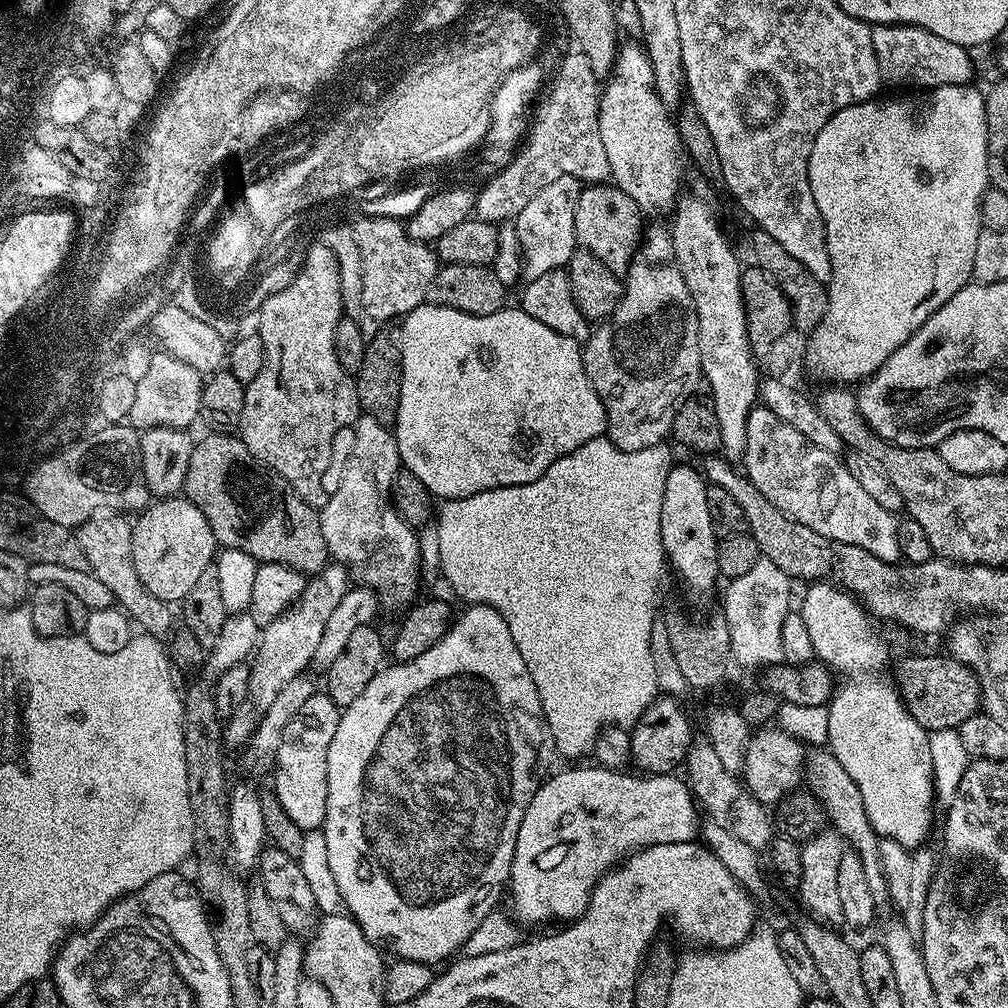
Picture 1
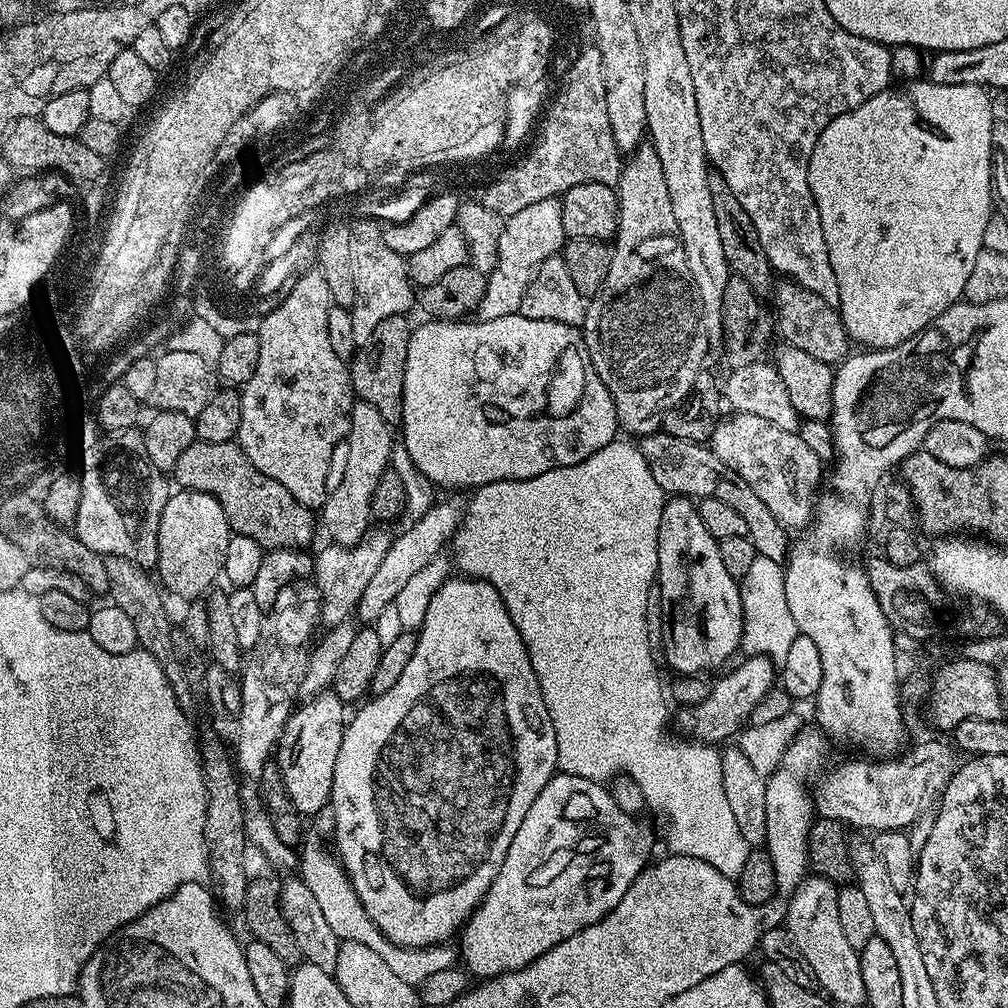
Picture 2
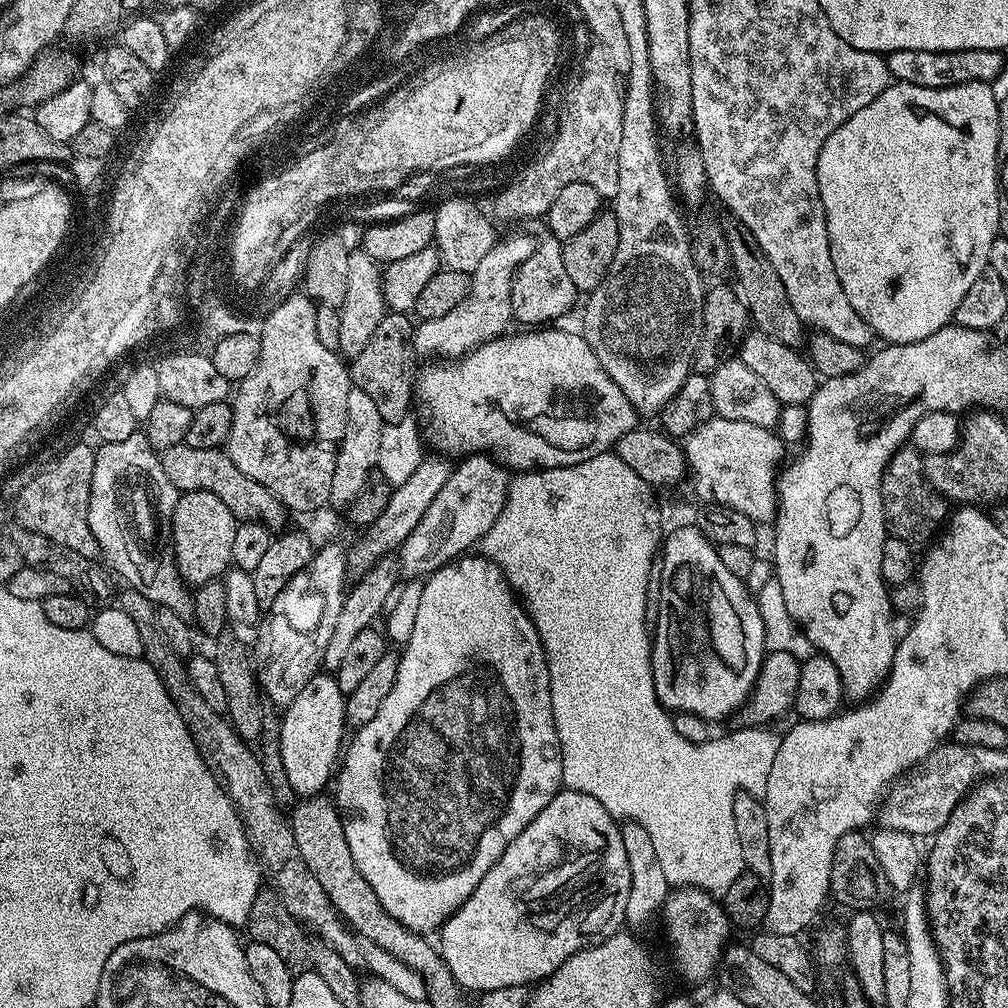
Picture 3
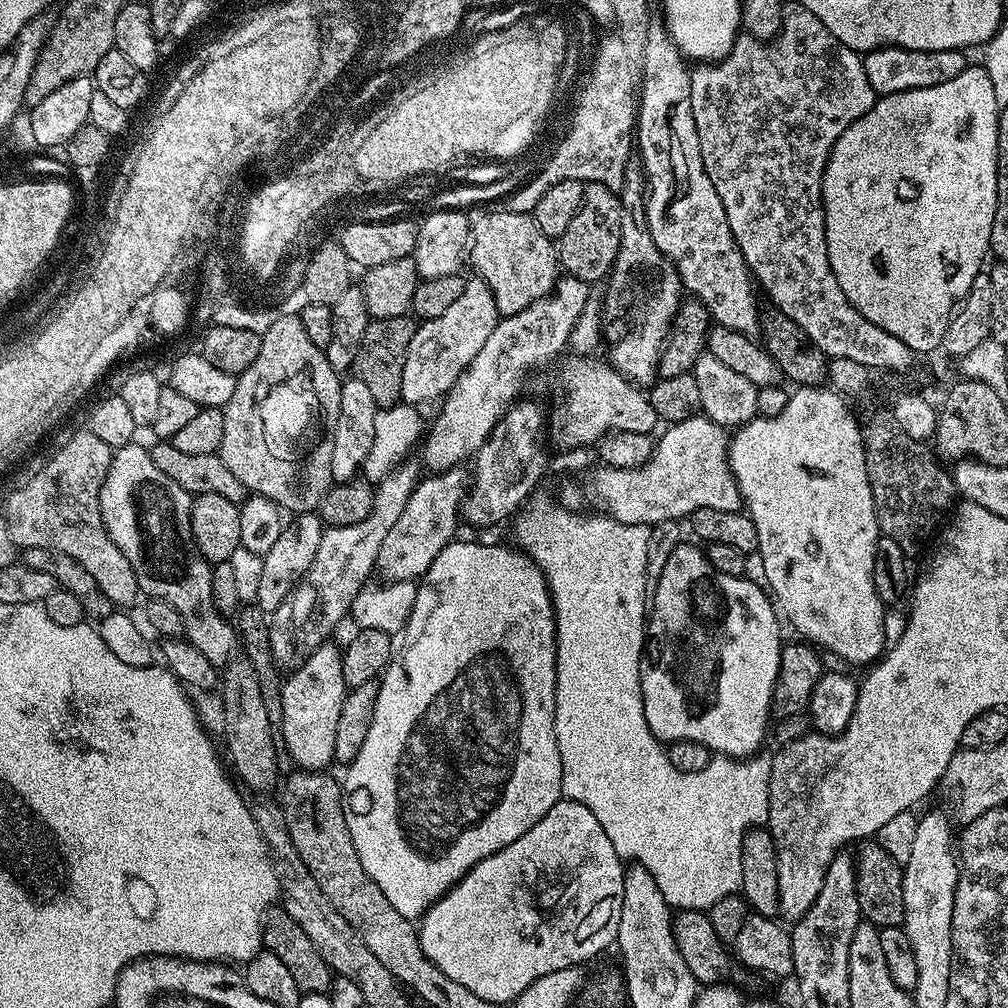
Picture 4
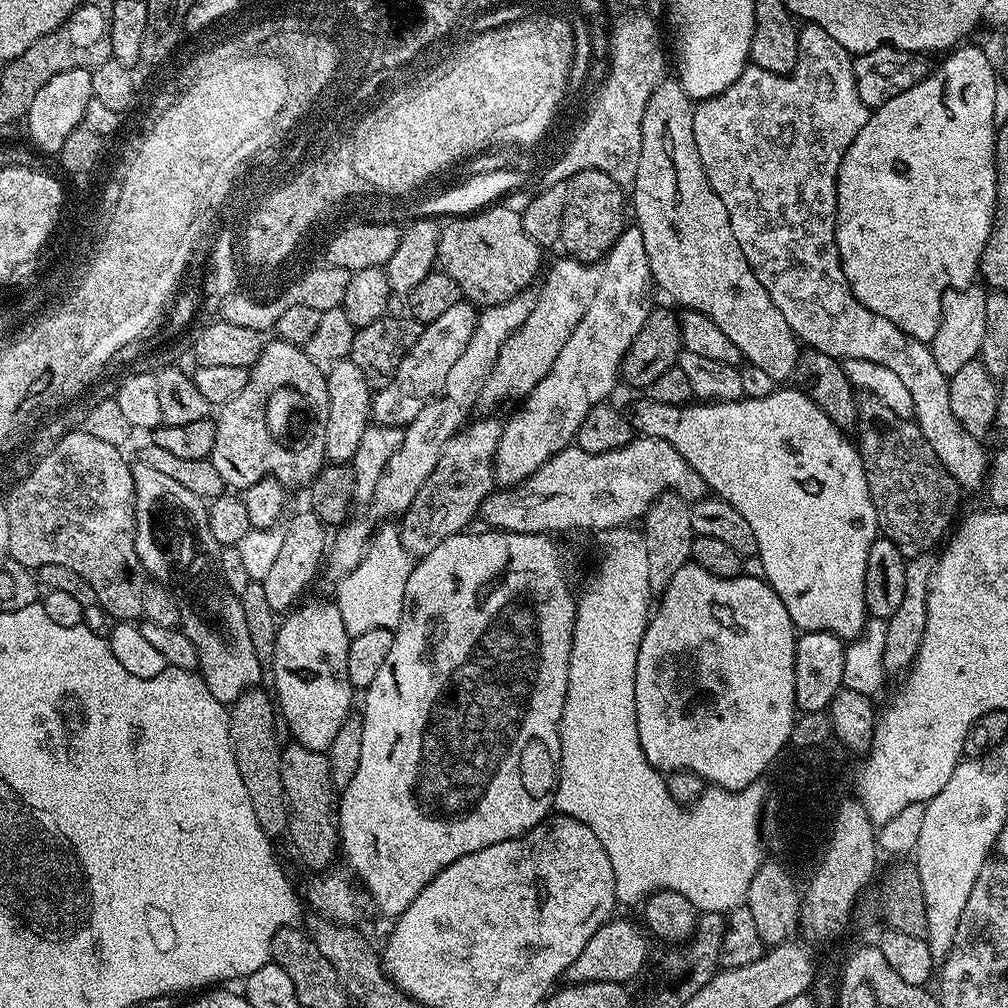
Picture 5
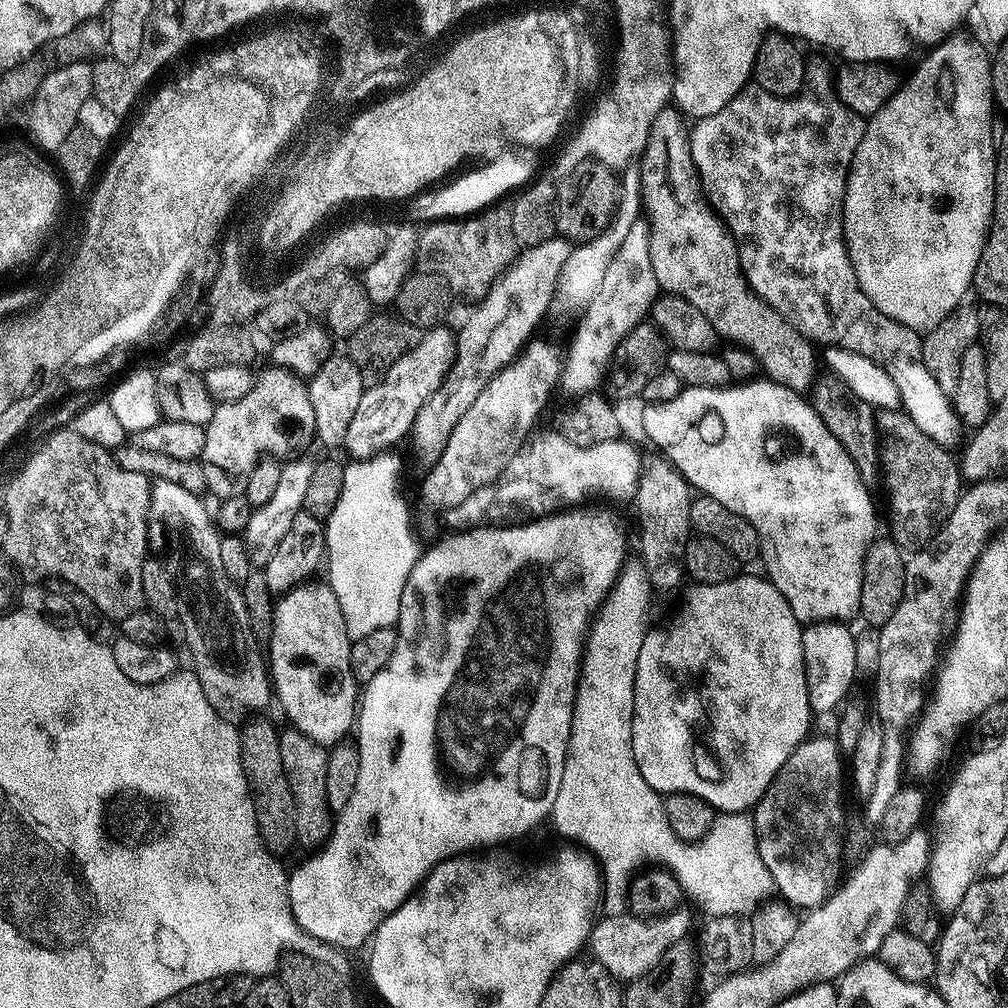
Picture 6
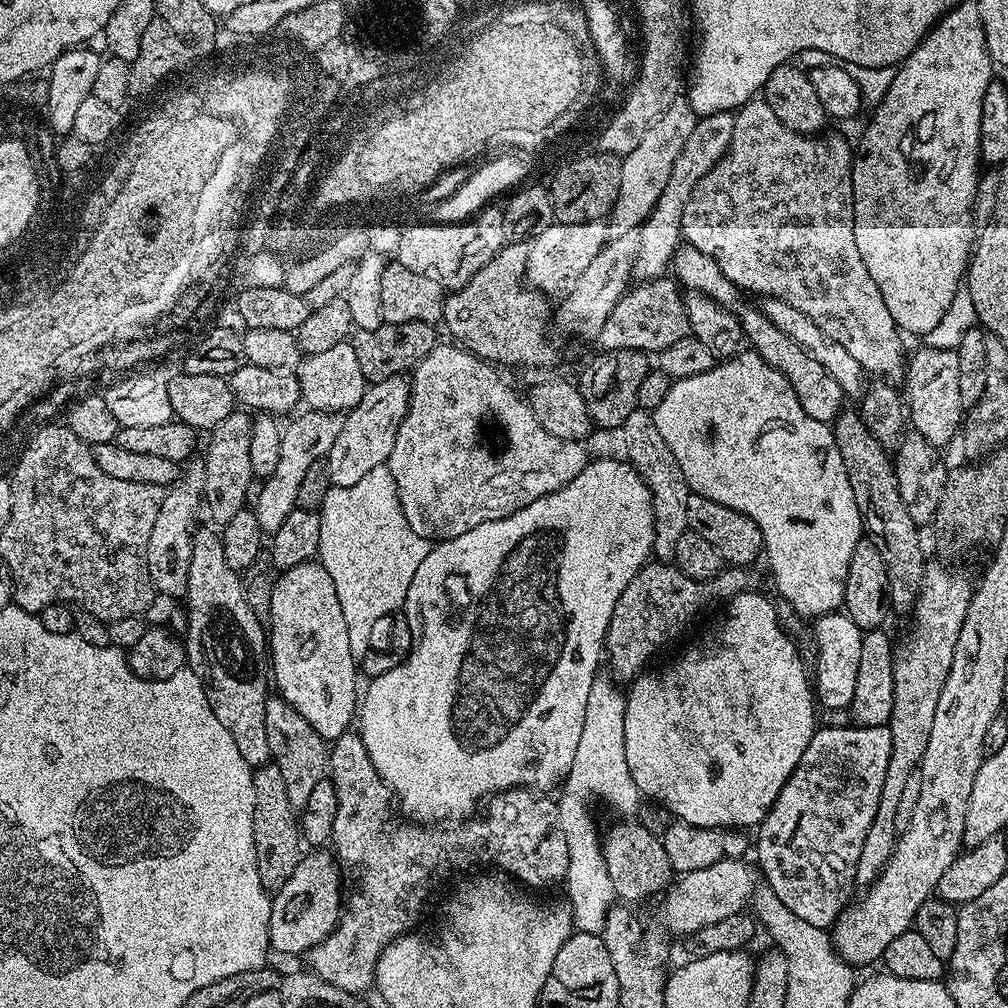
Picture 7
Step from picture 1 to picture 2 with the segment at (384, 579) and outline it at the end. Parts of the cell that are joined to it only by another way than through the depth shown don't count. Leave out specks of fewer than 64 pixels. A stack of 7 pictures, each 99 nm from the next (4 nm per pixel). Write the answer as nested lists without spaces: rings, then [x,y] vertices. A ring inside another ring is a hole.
[[[357,399],[352,405],[352,425],[346,437],[346,449],[348,453],[344,456],[344,473],[340,481],[335,481],[334,487],[329,491],[327,500],[324,501],[322,509],[322,524],[328,527],[331,539],[338,544],[356,544],[370,531],[373,523],[372,499],[378,482],[389,471],[392,462],[392,440],[393,425],[378,414],[375,406],[370,402]]]

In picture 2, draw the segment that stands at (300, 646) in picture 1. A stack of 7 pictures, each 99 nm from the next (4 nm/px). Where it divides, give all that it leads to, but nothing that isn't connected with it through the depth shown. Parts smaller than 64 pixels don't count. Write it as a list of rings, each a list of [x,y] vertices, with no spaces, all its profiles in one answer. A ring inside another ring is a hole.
[[[376,526],[369,531],[356,544],[338,544],[329,543],[329,548],[324,548],[314,556],[314,583],[320,592],[320,624],[333,628],[339,624],[345,623],[355,613],[356,607],[360,605],[362,593],[365,592],[366,586],[370,583],[370,578],[378,571],[378,566],[382,566],[382,558],[386,558],[386,550],[390,550],[394,536],[388,533],[384,526]]]

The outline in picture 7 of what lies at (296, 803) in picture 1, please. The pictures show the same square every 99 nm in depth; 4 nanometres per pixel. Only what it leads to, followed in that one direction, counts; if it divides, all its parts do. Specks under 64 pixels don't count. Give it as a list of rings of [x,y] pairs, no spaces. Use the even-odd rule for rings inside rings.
[[[311,560],[310,562],[302,562],[302,566],[283,569],[274,582],[274,594],[270,598],[270,614],[272,615],[270,621],[270,672],[274,677],[275,687],[276,684],[280,687],[277,688],[279,695],[284,697],[287,704],[294,706],[294,710],[298,710],[298,714],[302,714],[302,718],[306,718],[306,722],[310,722],[310,726],[314,726],[314,730],[318,730],[318,734],[324,741],[337,740],[341,734],[353,727],[358,716],[358,688],[356,692],[358,658],[350,650],[350,630],[346,630],[346,618],[342,615],[342,602],[338,602],[338,590],[334,590],[334,582],[331,580],[330,574],[326,574],[323,564]]]

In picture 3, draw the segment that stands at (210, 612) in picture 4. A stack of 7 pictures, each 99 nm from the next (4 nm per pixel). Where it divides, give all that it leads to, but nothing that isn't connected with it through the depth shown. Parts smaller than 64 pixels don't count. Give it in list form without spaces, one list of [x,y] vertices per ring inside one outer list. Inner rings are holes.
[[[138,430],[134,434],[130,434],[130,438],[126,438],[122,442],[99,445],[96,452],[94,478],[90,490],[90,510],[88,511],[90,530],[100,547],[99,555],[105,561],[109,560],[110,554],[106,554],[108,536],[112,534],[112,530],[118,534],[118,524],[122,524],[126,538],[130,538],[130,542],[136,548],[136,552],[128,554],[128,556],[136,554],[136,560],[128,560],[128,562],[136,562],[140,568],[144,568],[144,570],[126,570],[126,579],[123,580],[123,583],[131,591],[145,596],[156,608],[169,608],[177,612],[179,616],[188,618],[193,615],[193,593],[190,591],[189,585],[185,584],[184,579],[177,573],[176,558],[172,555],[172,519],[176,503],[180,501],[181,495],[181,489],[176,488],[174,482],[170,482],[170,478],[166,478],[166,470],[162,470],[159,455],[154,451],[143,431]],[[124,488],[128,488],[128,494],[124,494]],[[150,564],[154,568],[154,574],[150,570],[146,570],[146,568],[150,568]]]

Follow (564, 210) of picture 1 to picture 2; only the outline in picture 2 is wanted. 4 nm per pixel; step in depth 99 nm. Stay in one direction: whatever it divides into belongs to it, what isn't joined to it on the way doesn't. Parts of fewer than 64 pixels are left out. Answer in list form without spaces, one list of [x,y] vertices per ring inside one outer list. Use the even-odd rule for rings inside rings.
[[[559,199],[534,202],[534,206],[526,206],[526,210],[518,210],[518,214],[507,217],[498,241],[497,266],[487,275],[486,294],[482,294],[482,302],[477,306],[475,315],[479,319],[489,320],[519,312],[522,298],[534,274],[542,266],[542,262],[557,255],[565,243],[562,206]]]

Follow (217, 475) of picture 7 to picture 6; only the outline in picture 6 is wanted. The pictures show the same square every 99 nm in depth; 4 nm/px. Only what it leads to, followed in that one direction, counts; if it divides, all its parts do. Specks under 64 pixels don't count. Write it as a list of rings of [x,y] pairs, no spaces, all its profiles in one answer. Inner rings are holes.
[[[268,366],[268,369],[257,375],[256,385],[246,394],[246,398],[238,398],[233,404],[216,404],[216,412],[212,420],[206,425],[206,446],[202,457],[203,463],[209,469],[217,468],[225,472],[232,480],[247,481],[250,470],[256,468],[258,461],[271,454],[277,458],[292,458],[314,440],[316,433],[316,419],[314,406],[308,393],[308,385],[295,372],[286,368]]]

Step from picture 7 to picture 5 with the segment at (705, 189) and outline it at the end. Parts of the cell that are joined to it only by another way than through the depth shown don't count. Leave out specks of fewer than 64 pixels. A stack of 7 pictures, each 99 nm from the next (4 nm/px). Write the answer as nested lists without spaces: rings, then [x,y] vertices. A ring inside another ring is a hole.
[[[805,23],[799,29],[798,46],[800,53],[790,74],[749,66],[744,69],[744,73],[733,84],[726,86],[726,90],[722,90],[722,94],[711,96],[708,100],[701,100],[693,107],[694,142],[698,146],[704,173],[708,176],[714,194],[718,194],[718,198],[722,198],[722,206],[726,206],[726,210],[730,214],[730,226],[734,230],[734,238],[738,238],[738,246],[742,246],[742,254],[746,254],[746,262],[750,266],[750,270],[754,270],[758,282],[762,282],[762,286],[766,286],[766,294],[770,294],[770,302],[774,302],[774,306],[778,306],[778,310],[782,310],[782,318],[786,318],[790,330],[796,333],[796,339],[800,341],[801,345],[813,348],[815,352],[821,352],[827,356],[835,356],[841,362],[850,358],[866,358],[866,362],[878,362],[882,366],[894,370],[894,374],[898,374],[898,378],[902,378],[902,386],[906,386],[906,390],[910,390],[914,422],[922,430],[926,442],[930,442],[934,454],[938,454],[938,462],[942,462],[942,466],[946,466],[946,470],[956,479],[956,483],[960,485],[961,489],[983,489],[990,471],[990,452],[980,445],[983,443],[977,436],[970,434],[970,430],[962,427],[958,418],[954,418],[954,412],[950,410],[948,377],[942,374],[942,370],[938,370],[938,364],[934,362],[931,347],[925,341],[910,338],[910,334],[898,330],[898,326],[894,326],[894,322],[882,318],[882,314],[874,314],[869,308],[862,306],[862,302],[858,302],[858,298],[850,290],[842,271],[842,262],[836,245],[836,175],[840,169],[844,151],[850,146],[850,142],[854,142],[854,138],[858,138],[858,130],[862,130],[862,126],[866,126],[870,115],[870,110],[862,102],[862,98],[858,98],[858,86],[854,82],[854,70],[852,69],[853,53],[838,46],[838,42],[834,42],[834,38],[830,38],[830,34],[826,34],[826,30],[822,30],[817,24]]]

